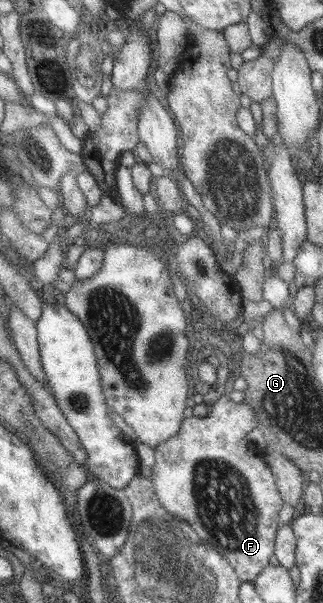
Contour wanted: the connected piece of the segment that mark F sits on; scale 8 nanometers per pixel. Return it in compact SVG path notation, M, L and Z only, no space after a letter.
M222 395L209 407L209 415L184 418L178 432L153 449L155 461L149 478L162 509L188 522L204 542L225 556L241 582L252 582L273 557L278 511L283 505L275 476L262 457L263 448L246 439L248 432L257 425L252 408L231 402Z

